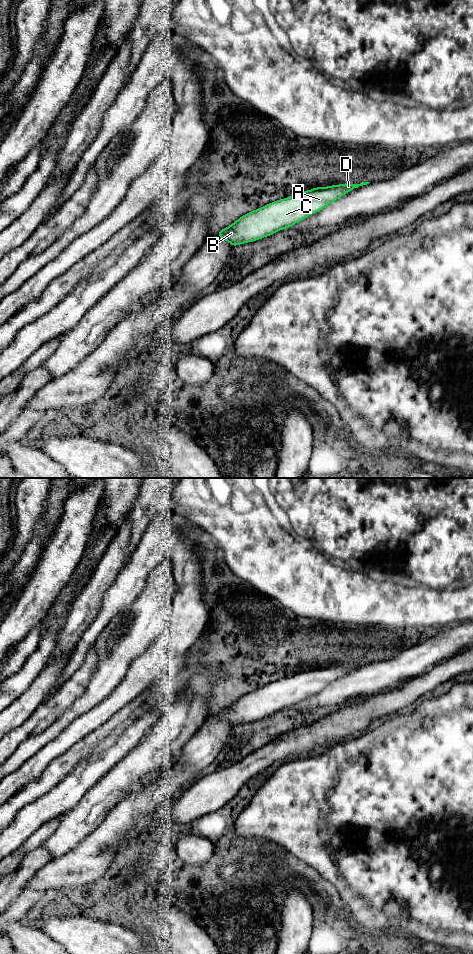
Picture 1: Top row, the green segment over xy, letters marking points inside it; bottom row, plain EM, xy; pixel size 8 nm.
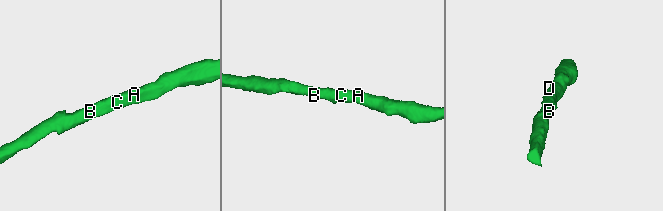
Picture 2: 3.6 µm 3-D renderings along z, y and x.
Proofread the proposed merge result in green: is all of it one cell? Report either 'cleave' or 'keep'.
keep

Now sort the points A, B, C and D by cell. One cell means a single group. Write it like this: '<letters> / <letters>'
A B C D

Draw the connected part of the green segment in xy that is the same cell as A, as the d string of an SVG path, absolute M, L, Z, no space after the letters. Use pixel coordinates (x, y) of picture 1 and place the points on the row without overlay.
M345 663L314 667L311 670L299 672L244 694L216 715L233 727L257 721L294 706L312 693L318 693L346 673L369 663Z

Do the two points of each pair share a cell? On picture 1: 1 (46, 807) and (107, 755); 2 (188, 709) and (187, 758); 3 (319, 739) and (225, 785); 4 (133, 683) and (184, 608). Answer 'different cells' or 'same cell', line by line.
1: same cell
2: different cells
3: same cell
4: same cell

